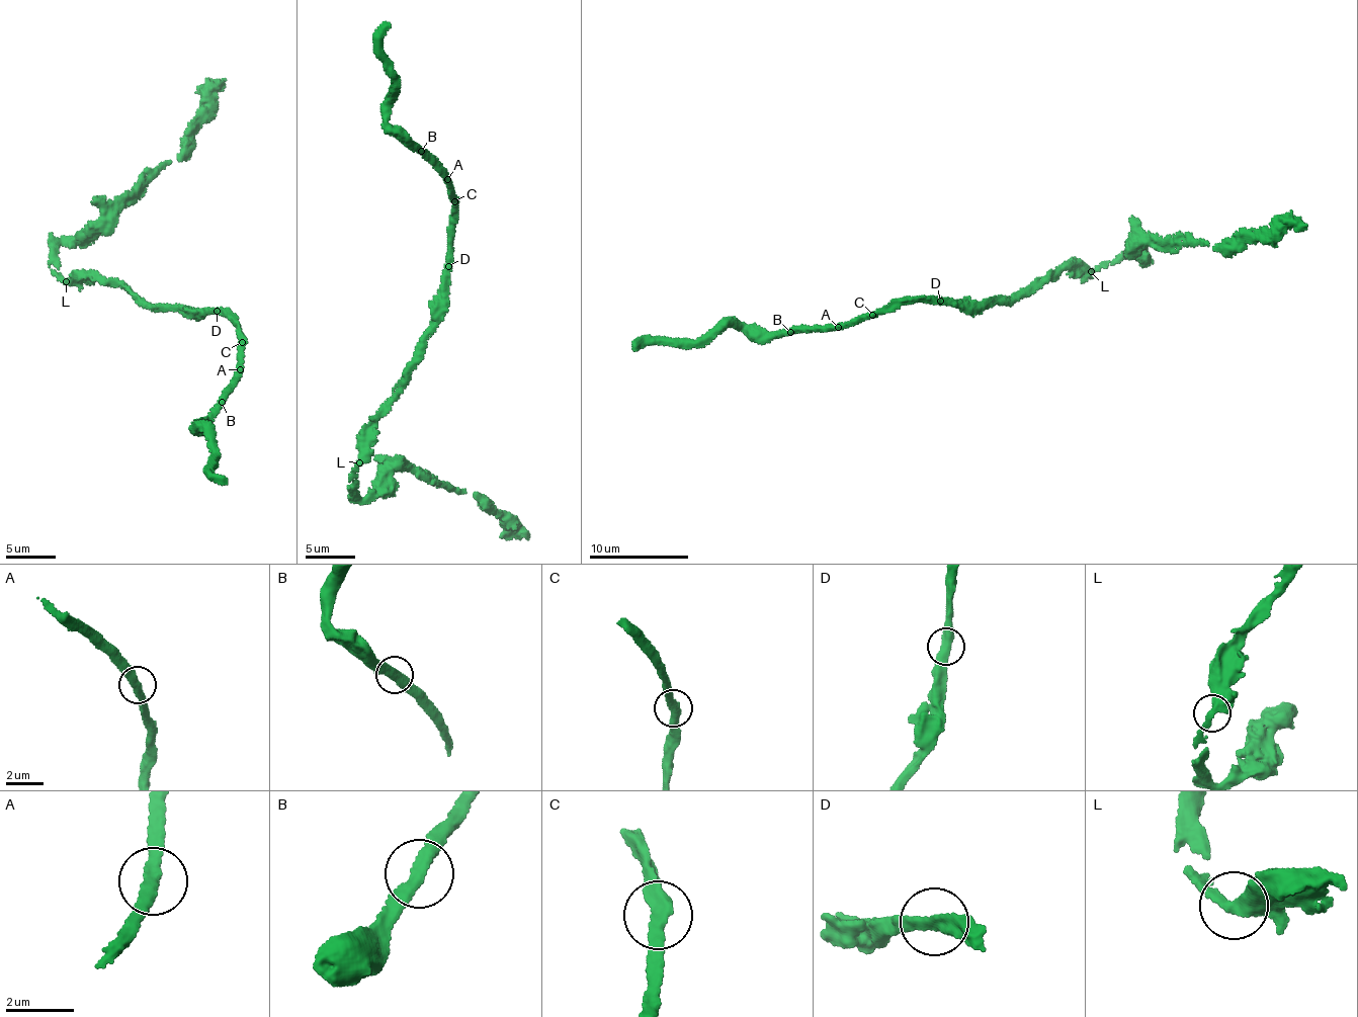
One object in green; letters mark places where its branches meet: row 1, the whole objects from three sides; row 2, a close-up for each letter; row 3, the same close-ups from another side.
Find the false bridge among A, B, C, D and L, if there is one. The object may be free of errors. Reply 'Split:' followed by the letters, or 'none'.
Split: none

